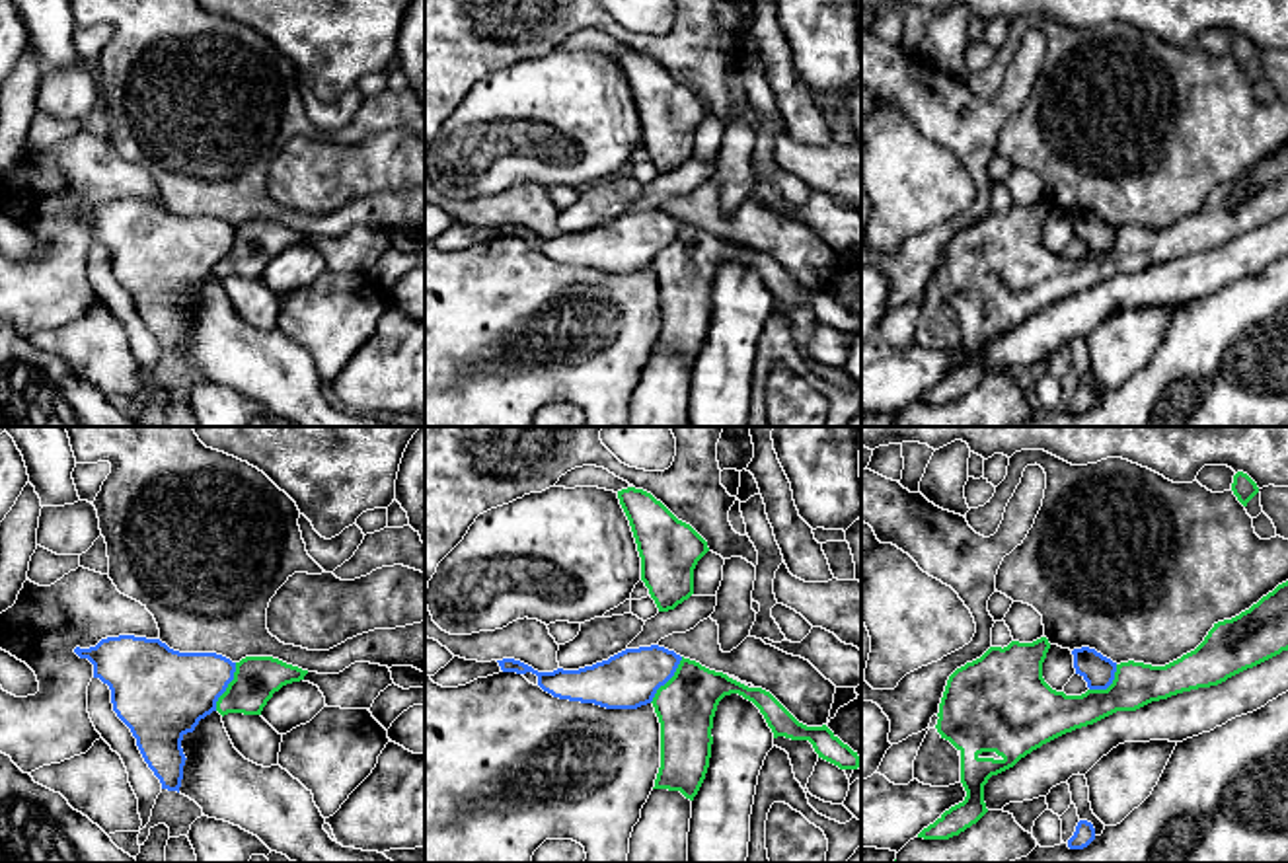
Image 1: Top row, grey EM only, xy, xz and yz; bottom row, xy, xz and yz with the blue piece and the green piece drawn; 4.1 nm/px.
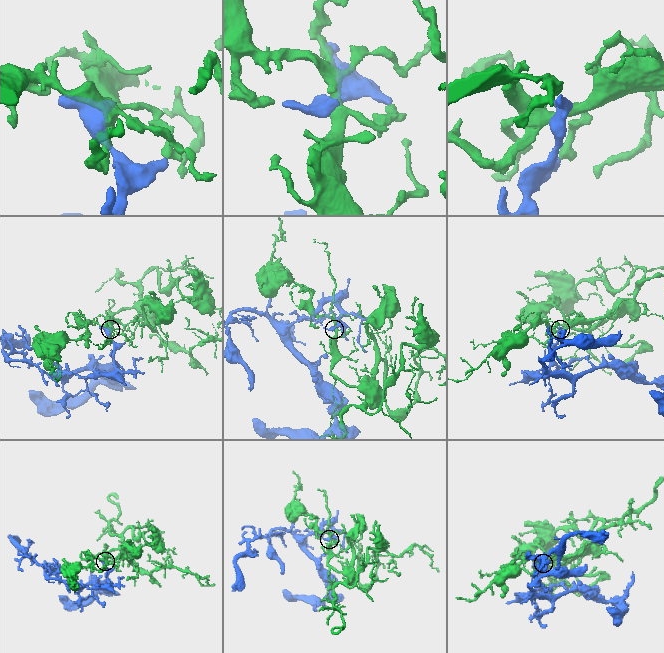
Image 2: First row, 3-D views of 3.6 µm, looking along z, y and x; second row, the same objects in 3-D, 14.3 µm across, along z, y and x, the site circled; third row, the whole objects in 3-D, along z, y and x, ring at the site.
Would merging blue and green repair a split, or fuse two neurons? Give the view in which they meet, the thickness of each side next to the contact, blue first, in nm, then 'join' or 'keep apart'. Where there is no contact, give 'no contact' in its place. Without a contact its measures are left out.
contact in xy; calibres 360 and 190 nm; keep apart

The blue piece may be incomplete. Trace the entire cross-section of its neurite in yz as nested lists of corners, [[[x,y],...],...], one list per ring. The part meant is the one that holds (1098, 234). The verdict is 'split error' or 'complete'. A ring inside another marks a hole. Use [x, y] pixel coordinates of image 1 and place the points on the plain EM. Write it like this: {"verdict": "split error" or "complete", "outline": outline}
{"verdict": "complete", "outline": [[[1089,210],[1074,212],[1072,218],[1076,238],[1087,245],[1089,253],[1107,253],[1113,247],[1117,226]]]}

